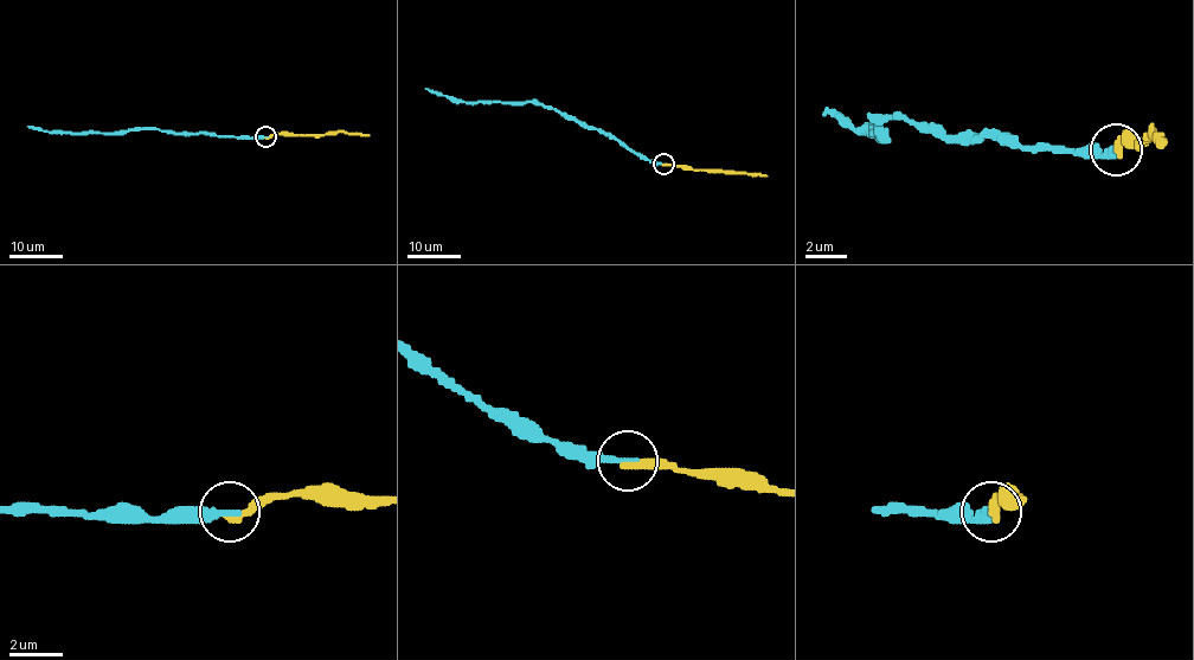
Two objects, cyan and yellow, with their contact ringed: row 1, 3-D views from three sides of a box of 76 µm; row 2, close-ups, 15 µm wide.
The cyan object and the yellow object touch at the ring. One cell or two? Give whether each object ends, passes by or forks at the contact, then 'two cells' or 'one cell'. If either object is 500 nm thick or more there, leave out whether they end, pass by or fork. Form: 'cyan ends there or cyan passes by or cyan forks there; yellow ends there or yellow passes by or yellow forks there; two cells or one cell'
cyan ends there; yellow ends there; one cell

